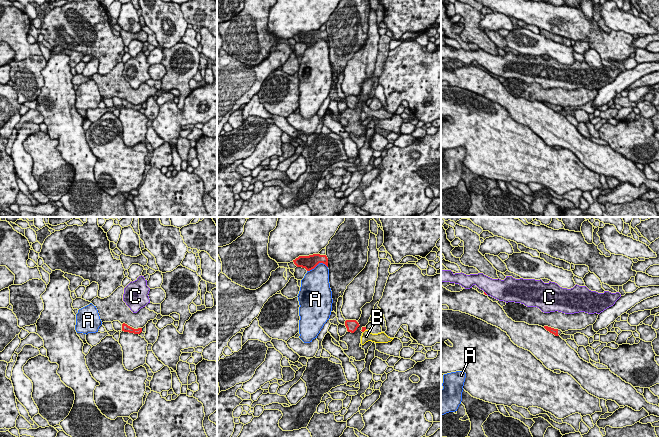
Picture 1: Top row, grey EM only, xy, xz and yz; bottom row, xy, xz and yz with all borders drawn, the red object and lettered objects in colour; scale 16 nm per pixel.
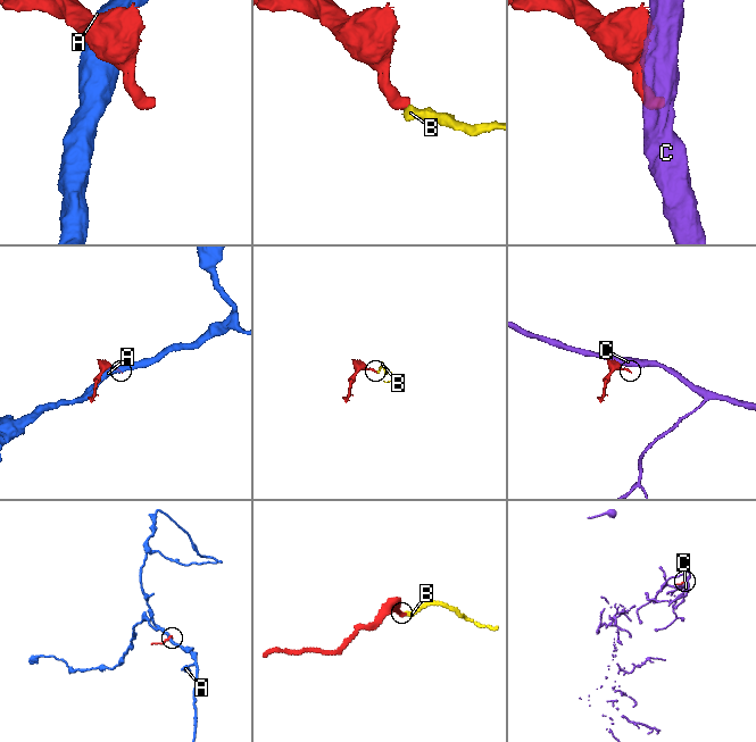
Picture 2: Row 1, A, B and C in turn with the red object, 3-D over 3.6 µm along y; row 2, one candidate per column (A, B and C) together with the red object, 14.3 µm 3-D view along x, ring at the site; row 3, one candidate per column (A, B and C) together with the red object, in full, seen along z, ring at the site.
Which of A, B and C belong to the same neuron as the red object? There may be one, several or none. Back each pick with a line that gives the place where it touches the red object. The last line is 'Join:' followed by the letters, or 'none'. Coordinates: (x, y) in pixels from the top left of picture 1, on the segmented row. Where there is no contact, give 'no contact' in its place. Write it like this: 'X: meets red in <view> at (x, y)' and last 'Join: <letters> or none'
B: meets red in xz at (364, 330)
Join: B

